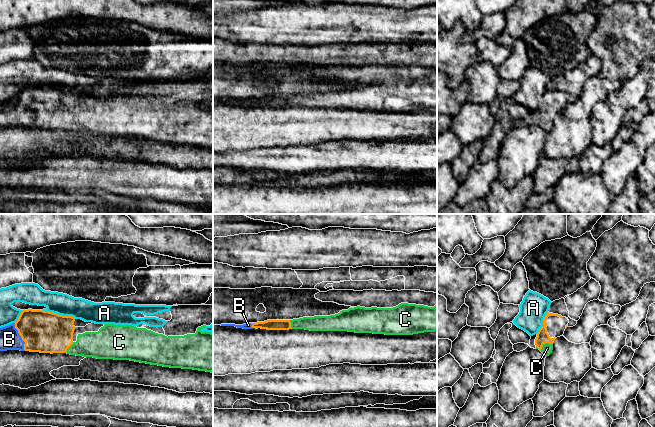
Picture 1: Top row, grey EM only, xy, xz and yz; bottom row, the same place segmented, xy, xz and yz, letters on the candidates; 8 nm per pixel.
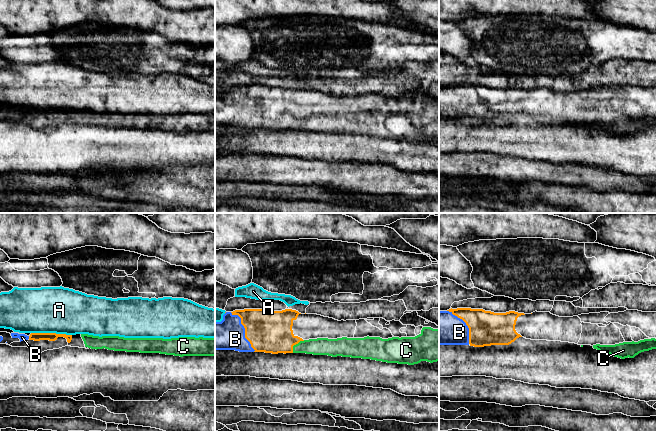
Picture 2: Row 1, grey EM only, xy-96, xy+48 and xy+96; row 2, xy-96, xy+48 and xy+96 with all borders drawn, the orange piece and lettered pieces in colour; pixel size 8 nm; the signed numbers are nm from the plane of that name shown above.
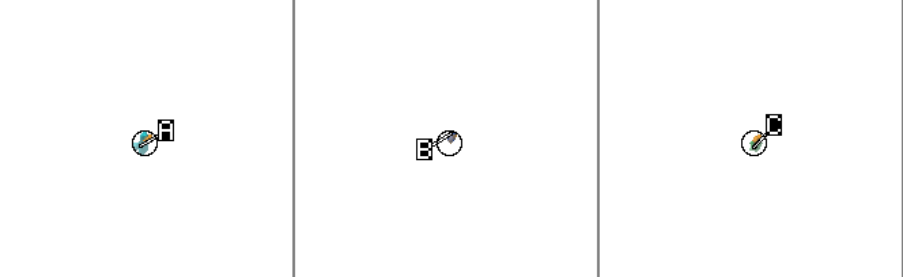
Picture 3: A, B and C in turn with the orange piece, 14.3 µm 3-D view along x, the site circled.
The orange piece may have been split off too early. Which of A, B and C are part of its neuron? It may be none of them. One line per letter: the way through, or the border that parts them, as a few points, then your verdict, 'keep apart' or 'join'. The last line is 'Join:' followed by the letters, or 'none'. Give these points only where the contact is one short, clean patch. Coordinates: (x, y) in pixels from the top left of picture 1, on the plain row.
A: keep apart
B: join
C: way yz (543, 113), (545, 118), (547, 124); join
Join: B, C

